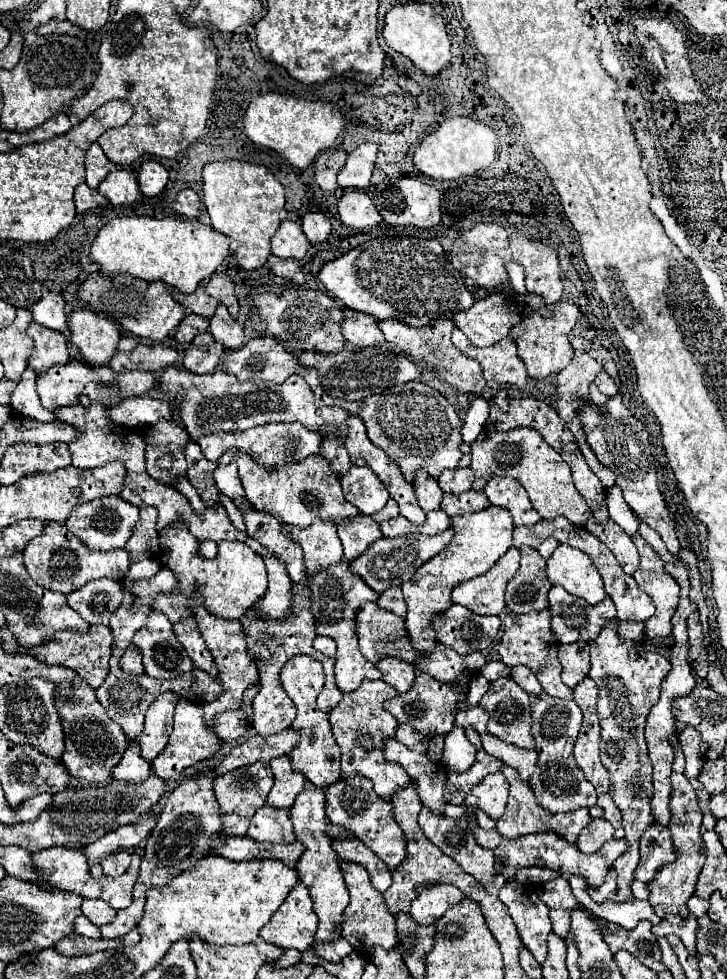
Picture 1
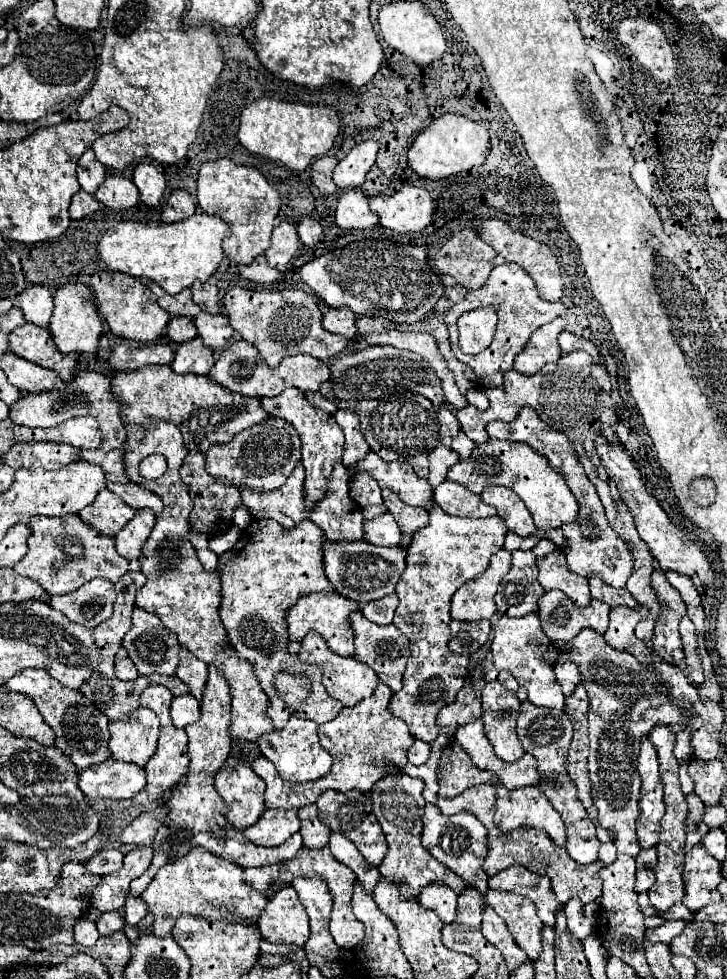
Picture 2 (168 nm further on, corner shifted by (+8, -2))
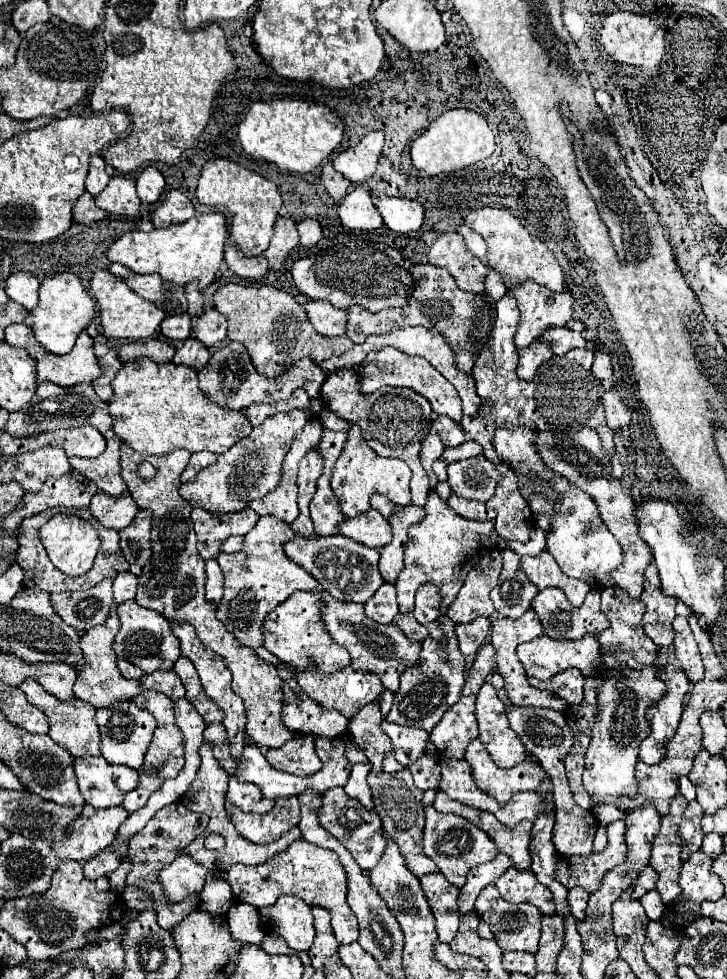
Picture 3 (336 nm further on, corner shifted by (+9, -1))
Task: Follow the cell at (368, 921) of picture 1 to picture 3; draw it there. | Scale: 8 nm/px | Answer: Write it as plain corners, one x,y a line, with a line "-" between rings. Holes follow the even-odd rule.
304,839
294,841
284,853
272,857
268,863
262,865
232,865
226,873
226,881
232,887
232,893
238,901
250,903
256,909
274,905
280,895
296,895
302,897
310,907
320,905
326,907
332,915
332,929
338,943
348,945
354,943
358,937
356,917
352,917
352,909
346,903
346,871
342,869
338,855
330,849
322,849
314,843

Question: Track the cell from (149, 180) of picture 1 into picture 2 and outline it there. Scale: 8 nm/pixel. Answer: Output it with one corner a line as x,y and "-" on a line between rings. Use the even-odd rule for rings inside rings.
141,162
133,172
133,182
139,188
141,202
147,206
157,206
165,192
165,176
149,162

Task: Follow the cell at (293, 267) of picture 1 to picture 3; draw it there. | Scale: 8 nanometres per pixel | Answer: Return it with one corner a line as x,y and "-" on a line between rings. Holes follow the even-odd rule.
230,241
226,243
226,263
228,267
238,275
238,277
244,277
244,279
260,279
268,273
268,263
266,263
266,257
264,255
258,255
258,257
244,257
236,245
232,245

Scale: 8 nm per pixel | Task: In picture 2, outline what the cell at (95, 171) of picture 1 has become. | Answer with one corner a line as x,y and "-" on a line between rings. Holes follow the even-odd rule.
91,148
85,150
85,154
81,156
79,168
77,168
77,176
79,176
81,188
85,192
89,192
89,194
95,194
97,188
107,178
107,168
95,158
95,152

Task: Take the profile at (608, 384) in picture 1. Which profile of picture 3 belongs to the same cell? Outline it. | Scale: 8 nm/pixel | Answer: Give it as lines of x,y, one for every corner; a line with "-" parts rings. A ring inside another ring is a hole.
596,351
592,371
594,371
594,375
602,381
602,385
604,385
606,391
612,389
612,385
614,385
614,375
612,375
612,365
610,365
610,357
608,357
608,355

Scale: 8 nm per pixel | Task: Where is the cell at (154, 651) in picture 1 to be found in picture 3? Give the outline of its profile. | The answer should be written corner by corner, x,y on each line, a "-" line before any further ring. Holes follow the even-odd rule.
126,601
118,605
118,619
122,623
114,639
114,651
118,657
124,657
126,661
138,665
144,673
152,673
156,669
164,669
164,671
172,669
172,665
180,657
180,641
172,633
170,621
166,621
160,613
152,609
140,607
136,601

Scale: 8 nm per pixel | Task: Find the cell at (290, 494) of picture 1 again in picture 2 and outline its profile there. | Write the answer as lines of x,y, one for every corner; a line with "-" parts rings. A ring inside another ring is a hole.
299,462
281,488
271,492
251,492
243,488
241,498
255,520
271,518
291,530
293,526
297,526
297,522
309,518
311,512
311,508
305,510
303,482
305,482
305,470
303,464

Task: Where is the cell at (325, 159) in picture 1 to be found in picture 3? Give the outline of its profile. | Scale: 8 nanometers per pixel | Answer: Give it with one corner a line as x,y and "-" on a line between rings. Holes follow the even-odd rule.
326,163
324,169
322,169
322,175
320,175
320,181
322,185
326,187
328,195
334,199
334,201
340,201
346,193
348,193
348,187
350,183
332,167
332,163

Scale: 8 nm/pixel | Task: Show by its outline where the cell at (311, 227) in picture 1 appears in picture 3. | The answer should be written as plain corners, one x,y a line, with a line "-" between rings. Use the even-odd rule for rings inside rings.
304,219
298,223
298,233
300,233
300,243
304,247
314,247
322,237
322,227
316,219

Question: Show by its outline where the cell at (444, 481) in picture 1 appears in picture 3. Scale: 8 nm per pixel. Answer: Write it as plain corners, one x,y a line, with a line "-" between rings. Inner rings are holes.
430,431
430,435
426,437
426,441
424,441
424,445
422,445
420,459
422,459
422,467
426,469
426,473
428,473
428,477
430,477
430,487
432,487
432,489
434,489
436,483
438,483
438,477
434,475
432,465
440,459
442,451
444,451
444,443
442,443
442,439
440,439
436,433

